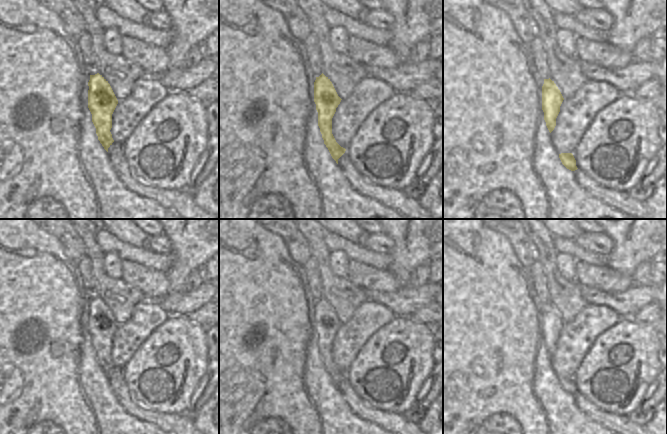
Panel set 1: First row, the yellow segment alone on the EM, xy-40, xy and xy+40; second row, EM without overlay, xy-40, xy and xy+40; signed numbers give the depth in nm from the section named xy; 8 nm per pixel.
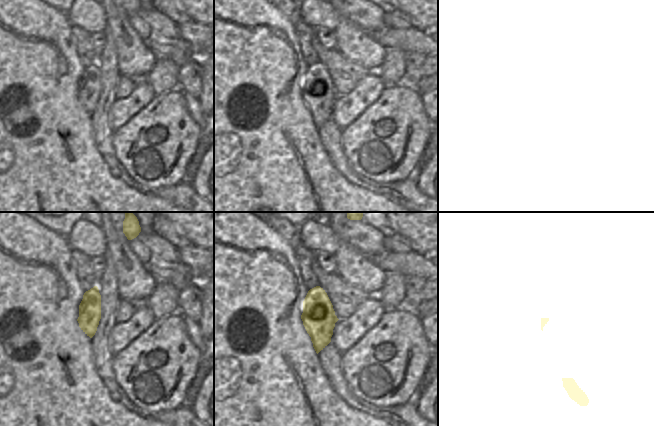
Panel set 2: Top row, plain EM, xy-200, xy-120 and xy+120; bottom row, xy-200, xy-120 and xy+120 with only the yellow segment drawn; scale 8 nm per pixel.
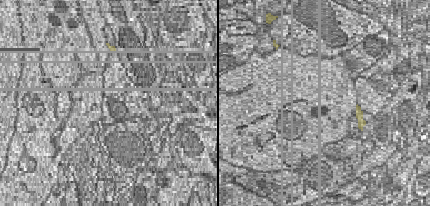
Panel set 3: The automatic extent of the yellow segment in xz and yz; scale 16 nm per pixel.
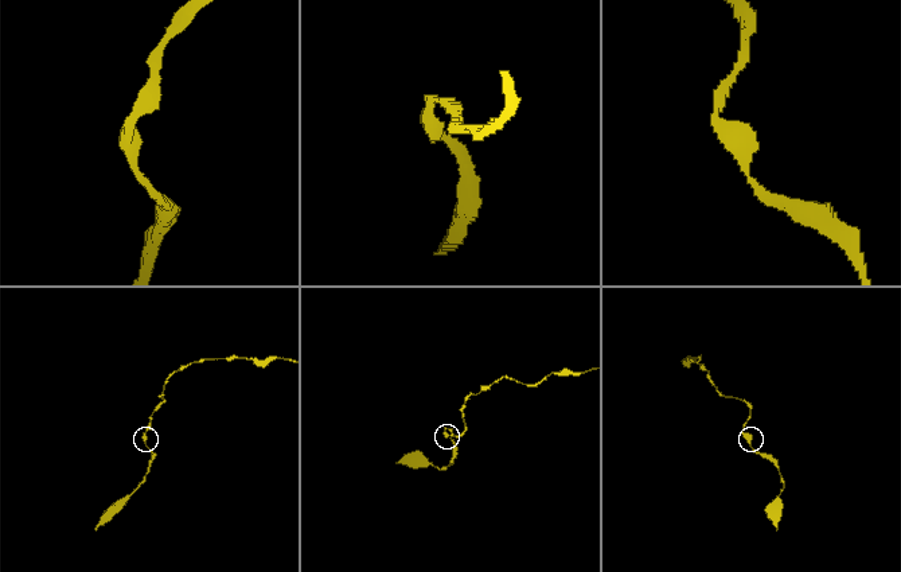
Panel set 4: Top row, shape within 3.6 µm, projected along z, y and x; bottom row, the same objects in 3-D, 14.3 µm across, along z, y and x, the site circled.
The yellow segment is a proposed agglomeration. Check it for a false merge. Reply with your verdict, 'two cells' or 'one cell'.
one cell

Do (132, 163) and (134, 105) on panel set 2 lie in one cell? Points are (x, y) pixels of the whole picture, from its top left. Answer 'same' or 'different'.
different

